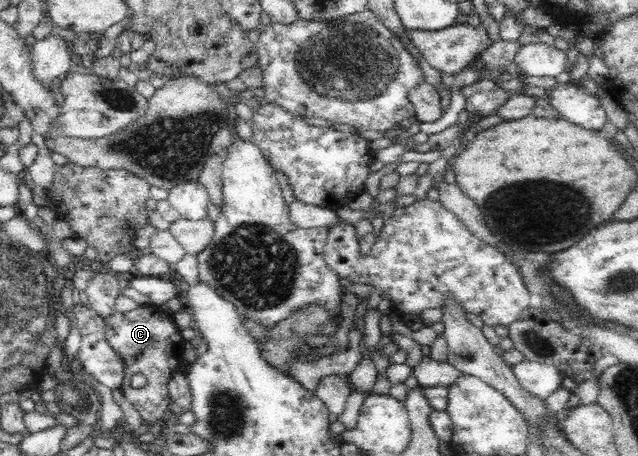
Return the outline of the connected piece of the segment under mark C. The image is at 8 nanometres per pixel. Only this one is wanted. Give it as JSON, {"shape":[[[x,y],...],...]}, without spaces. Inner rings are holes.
{"shape":[[[147,304],[140,305],[125,314],[114,312],[112,316],[105,318],[105,339],[125,364],[126,376],[122,382],[122,392],[138,410],[145,424],[159,424],[164,412],[169,410],[172,397],[168,391],[168,383],[179,372],[180,362],[183,360],[185,341],[172,315],[154,304]],[[136,374],[143,374],[146,377],[148,380],[146,386],[132,388],[131,378]]]}

